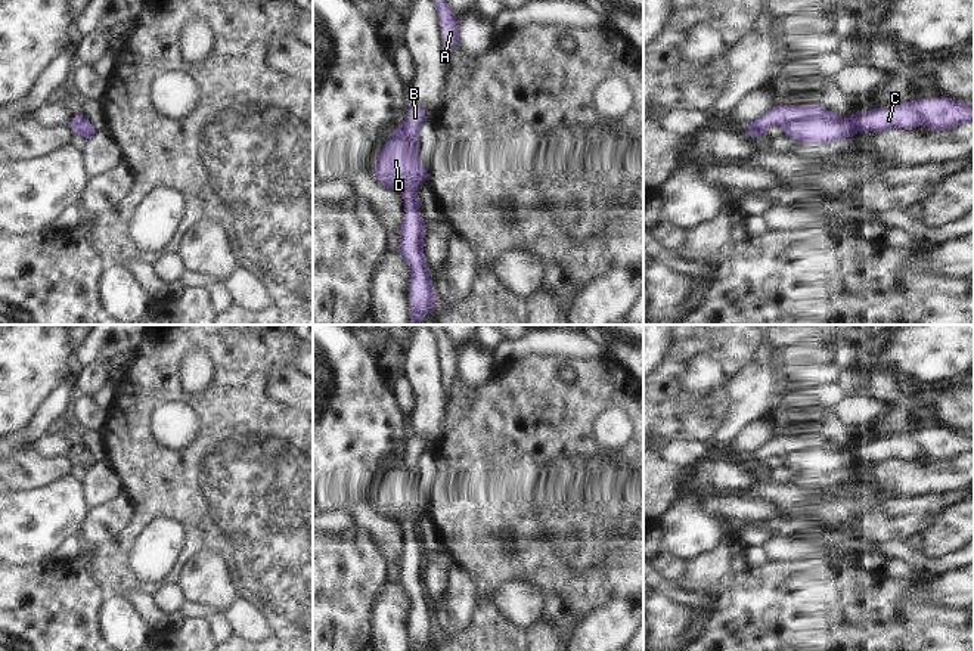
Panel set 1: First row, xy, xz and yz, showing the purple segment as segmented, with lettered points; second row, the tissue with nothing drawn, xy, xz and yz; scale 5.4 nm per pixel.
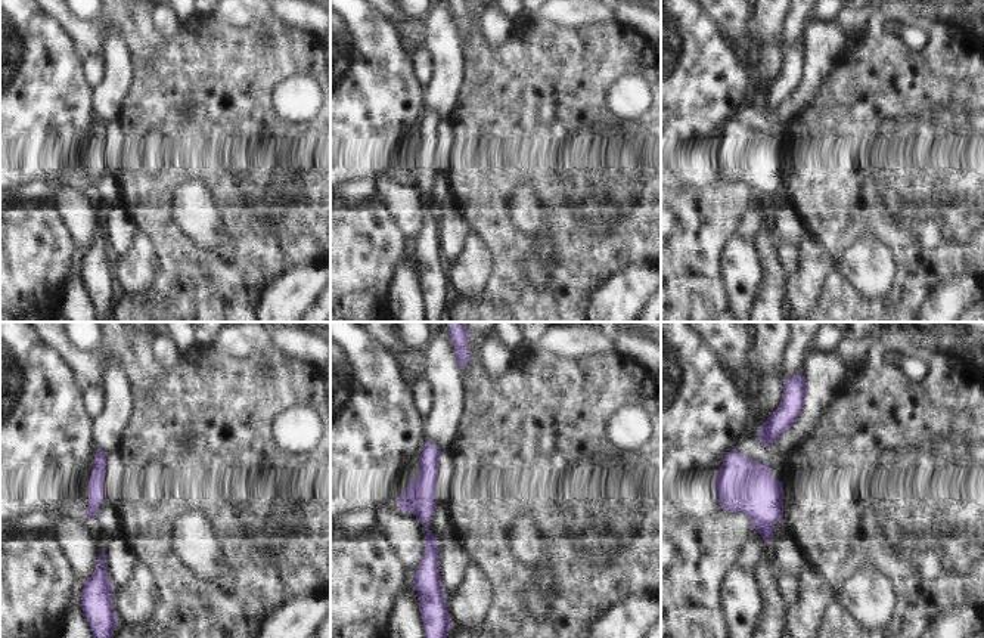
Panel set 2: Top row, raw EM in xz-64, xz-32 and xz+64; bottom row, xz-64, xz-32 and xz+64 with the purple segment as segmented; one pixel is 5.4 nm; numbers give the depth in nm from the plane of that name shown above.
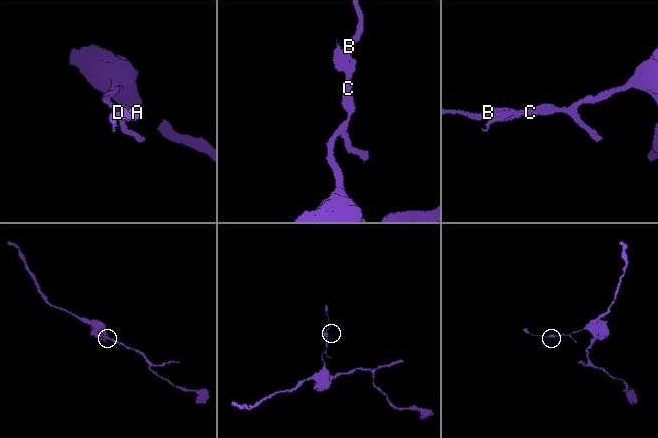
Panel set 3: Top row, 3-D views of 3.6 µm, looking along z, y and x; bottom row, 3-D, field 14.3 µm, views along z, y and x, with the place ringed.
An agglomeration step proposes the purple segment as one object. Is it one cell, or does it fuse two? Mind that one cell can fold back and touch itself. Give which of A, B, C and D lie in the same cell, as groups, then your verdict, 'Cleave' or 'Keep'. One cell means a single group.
Groups: A B C / D. Cleave

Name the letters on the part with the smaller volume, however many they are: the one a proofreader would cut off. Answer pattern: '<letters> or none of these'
D

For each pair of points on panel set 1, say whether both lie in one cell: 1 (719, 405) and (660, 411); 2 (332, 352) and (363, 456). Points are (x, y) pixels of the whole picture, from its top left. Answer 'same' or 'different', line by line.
1: same
2: same

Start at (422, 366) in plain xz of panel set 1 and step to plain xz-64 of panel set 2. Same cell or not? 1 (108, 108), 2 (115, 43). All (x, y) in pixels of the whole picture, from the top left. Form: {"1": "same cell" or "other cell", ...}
{"1": "same cell", "2": "same cell"}

